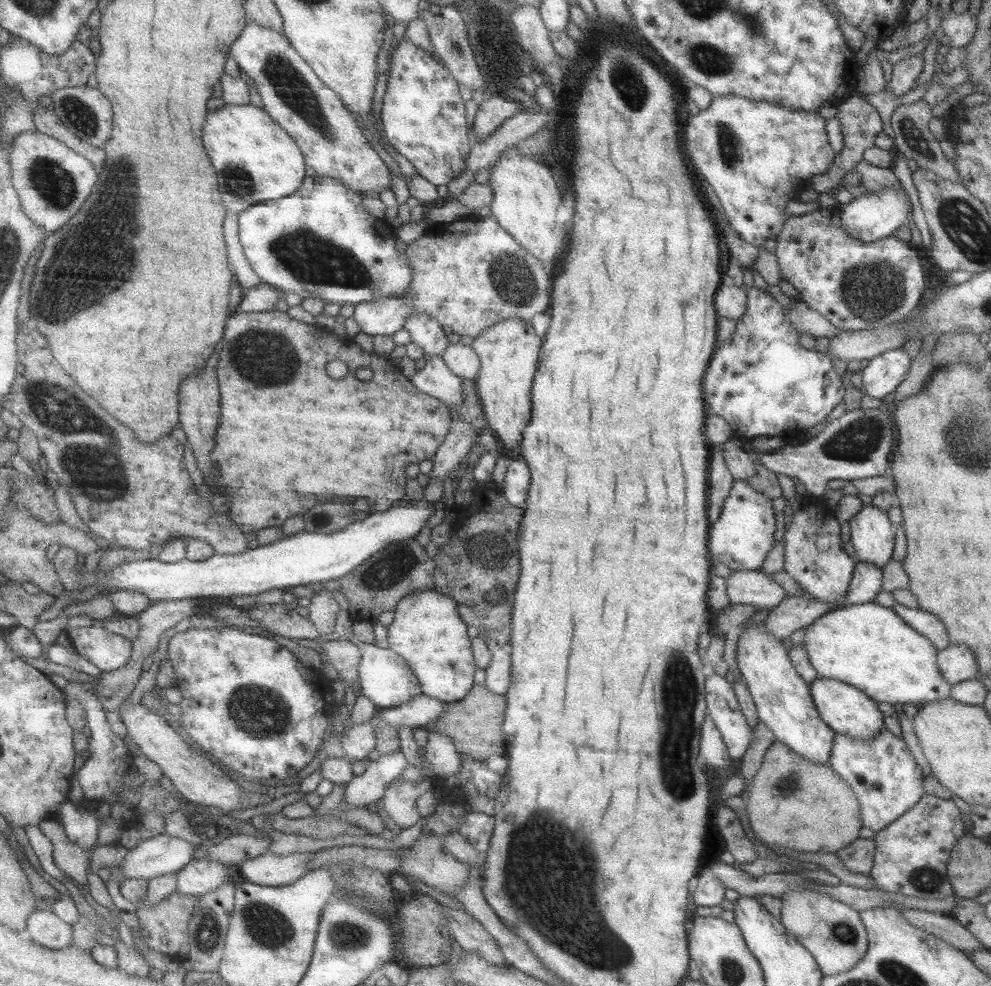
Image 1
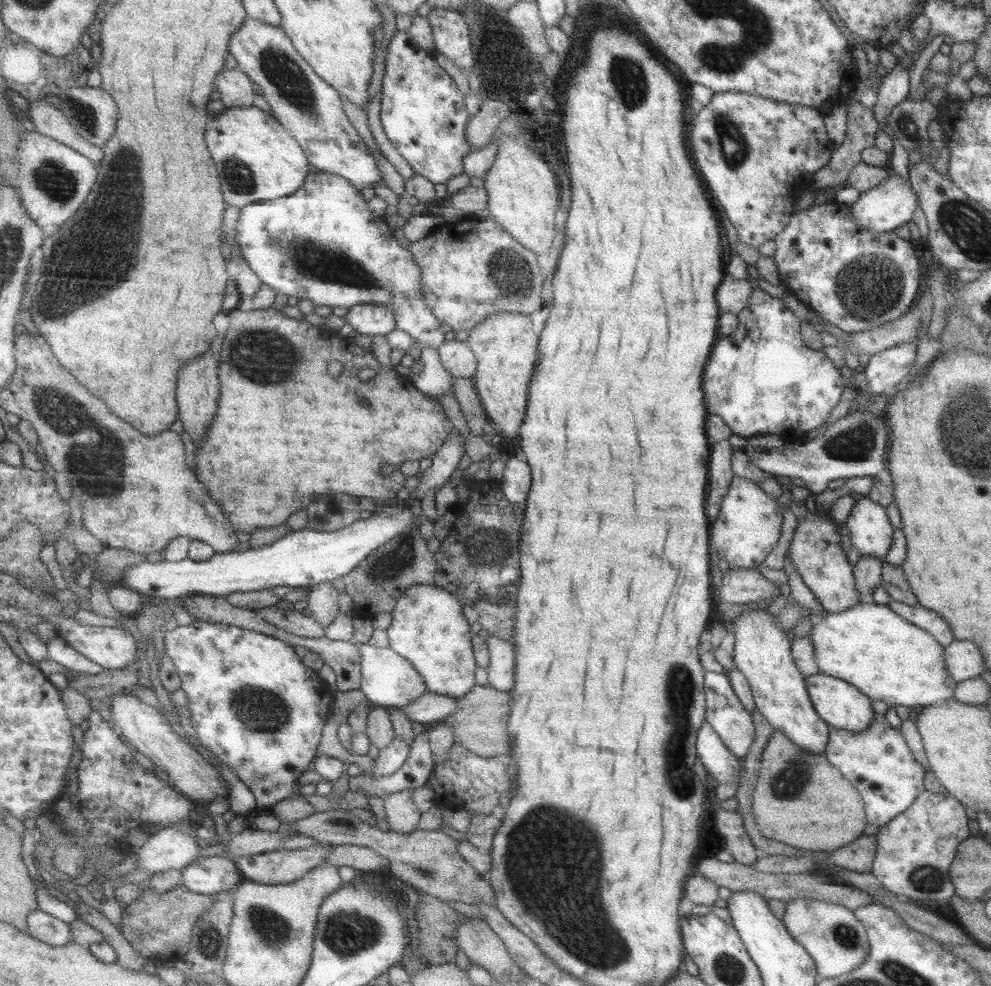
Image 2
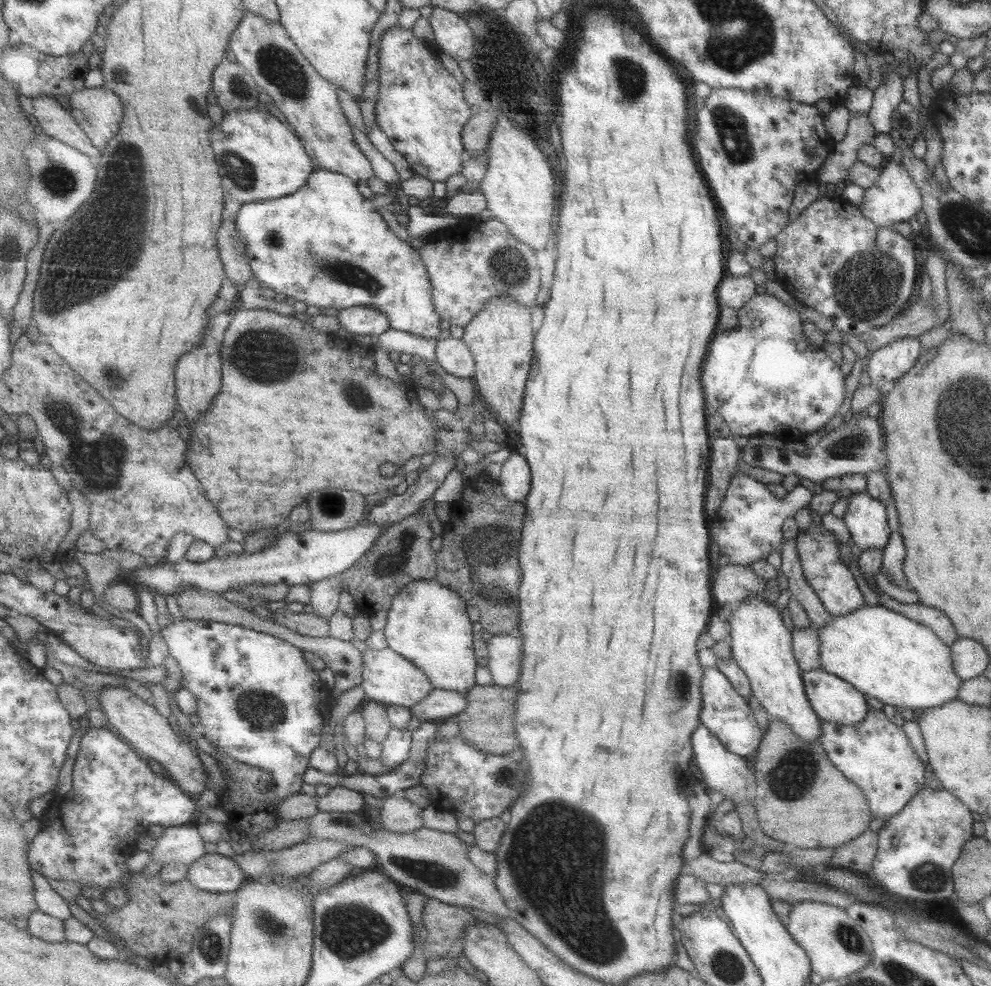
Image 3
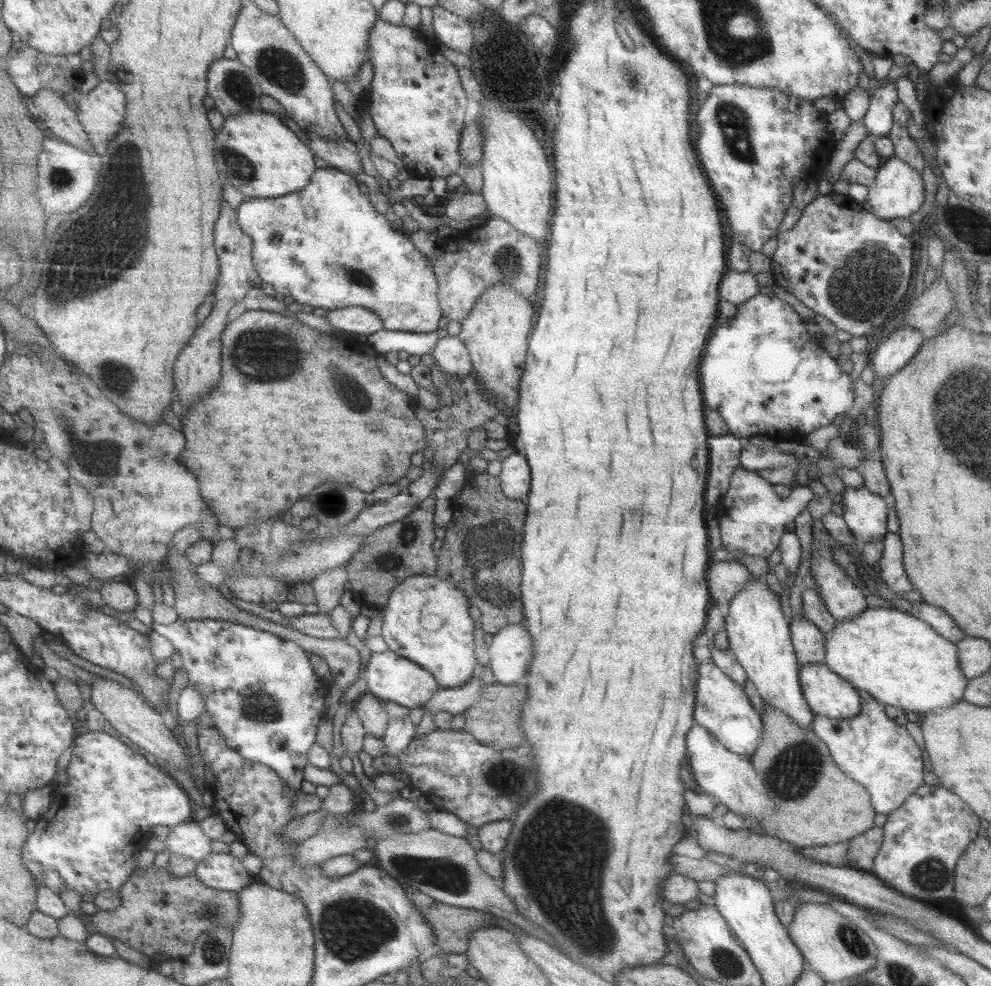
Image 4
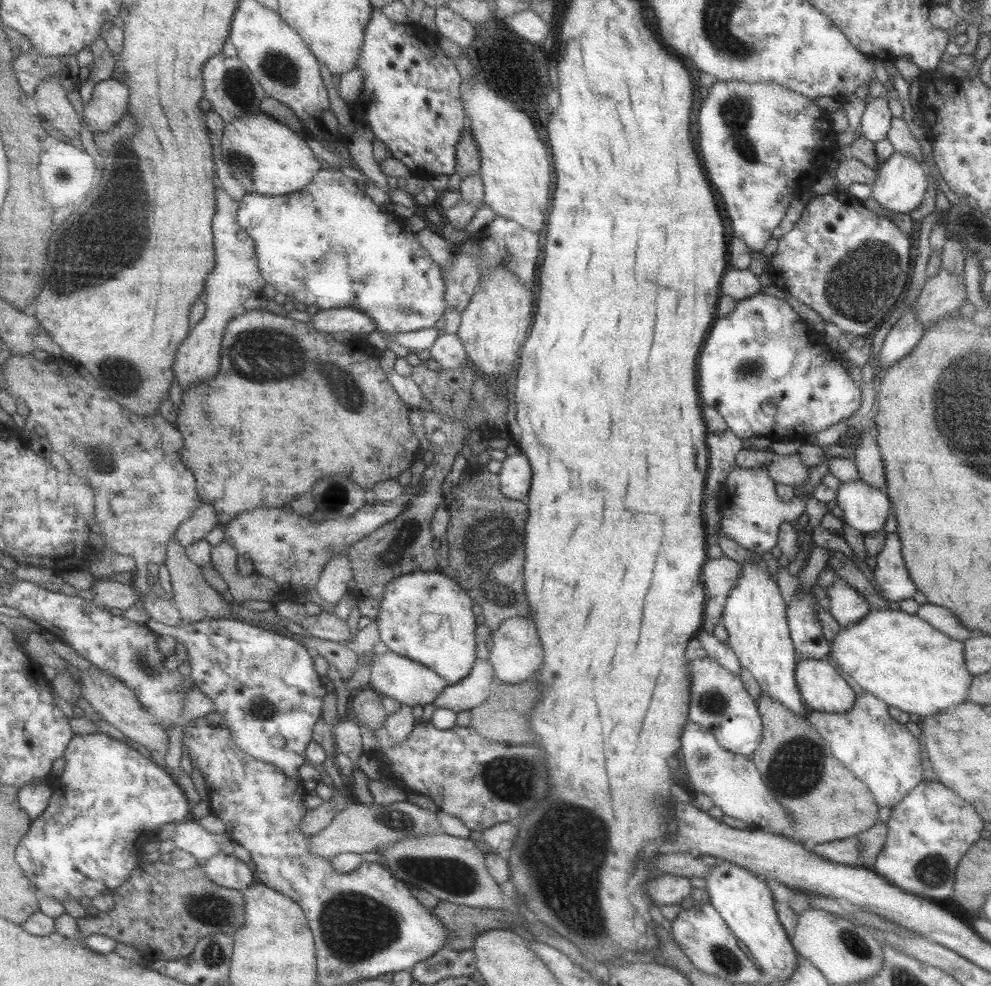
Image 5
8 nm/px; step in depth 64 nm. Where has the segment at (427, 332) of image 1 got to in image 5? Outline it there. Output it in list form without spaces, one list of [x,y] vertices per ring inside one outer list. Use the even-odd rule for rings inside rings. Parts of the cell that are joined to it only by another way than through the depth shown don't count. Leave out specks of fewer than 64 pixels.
[[[324,165],[320,173],[315,176],[311,186],[307,186],[307,190],[301,190],[301,192],[295,192],[295,194],[277,196],[247,192],[240,200],[238,221],[243,230],[246,230],[255,239],[262,276],[267,280],[268,287],[274,290],[278,298],[279,296],[291,295],[293,298],[297,298],[299,303],[318,307],[319,310],[340,308],[364,310],[377,322],[378,330],[387,334],[435,328],[437,320],[443,317],[448,309],[446,298],[447,284],[445,278],[443,278],[443,269],[432,258],[432,254],[429,254],[429,251],[421,244],[418,233],[408,230],[404,219],[398,218],[394,213],[392,215],[391,213],[383,212],[373,202],[373,198],[367,196],[365,191],[357,186],[354,178],[345,176],[338,168]]]

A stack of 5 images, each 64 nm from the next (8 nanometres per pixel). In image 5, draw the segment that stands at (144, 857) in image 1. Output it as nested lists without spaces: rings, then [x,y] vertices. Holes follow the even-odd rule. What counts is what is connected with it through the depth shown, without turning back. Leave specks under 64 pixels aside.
[[[198,821],[179,824],[172,840],[175,842],[176,848],[190,852],[200,862],[221,854],[223,844],[231,842],[229,834],[211,834]]]

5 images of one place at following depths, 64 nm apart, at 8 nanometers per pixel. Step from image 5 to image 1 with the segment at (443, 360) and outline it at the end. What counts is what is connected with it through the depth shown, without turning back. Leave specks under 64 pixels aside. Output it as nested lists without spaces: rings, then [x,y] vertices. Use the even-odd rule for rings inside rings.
[[[450,344],[442,354],[447,366],[463,379],[477,379],[482,367],[478,352],[472,346]]]

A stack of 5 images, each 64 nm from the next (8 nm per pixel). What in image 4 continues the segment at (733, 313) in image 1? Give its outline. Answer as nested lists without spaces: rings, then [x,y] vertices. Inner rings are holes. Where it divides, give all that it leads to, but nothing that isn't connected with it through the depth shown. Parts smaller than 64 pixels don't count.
[[[725,272],[719,282],[719,300],[739,306],[758,294],[757,280],[749,272]]]

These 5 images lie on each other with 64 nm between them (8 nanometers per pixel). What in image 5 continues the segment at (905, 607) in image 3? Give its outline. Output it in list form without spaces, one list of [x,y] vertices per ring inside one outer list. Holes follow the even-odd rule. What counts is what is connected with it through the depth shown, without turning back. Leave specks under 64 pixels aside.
[[[927,602],[919,605],[915,615],[952,639],[964,641],[974,635],[947,607]]]

